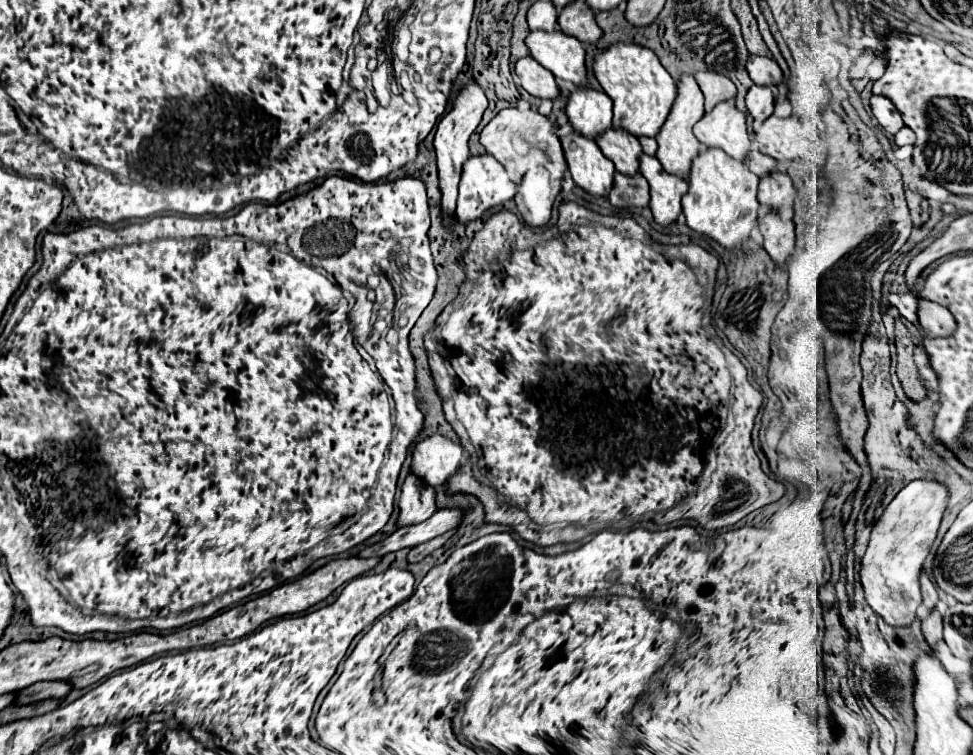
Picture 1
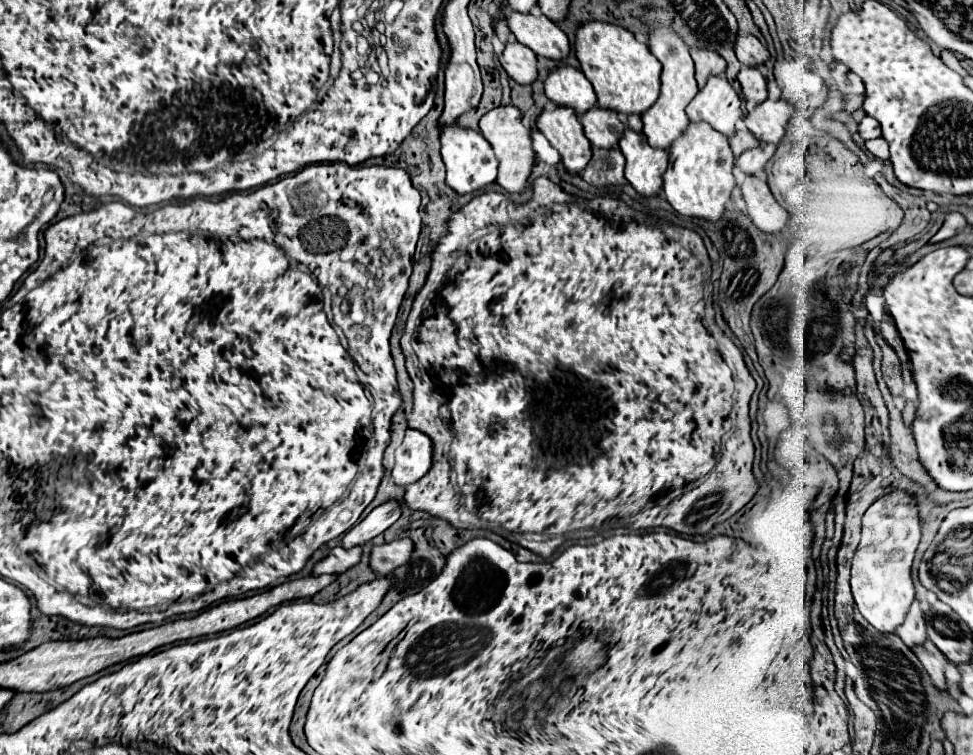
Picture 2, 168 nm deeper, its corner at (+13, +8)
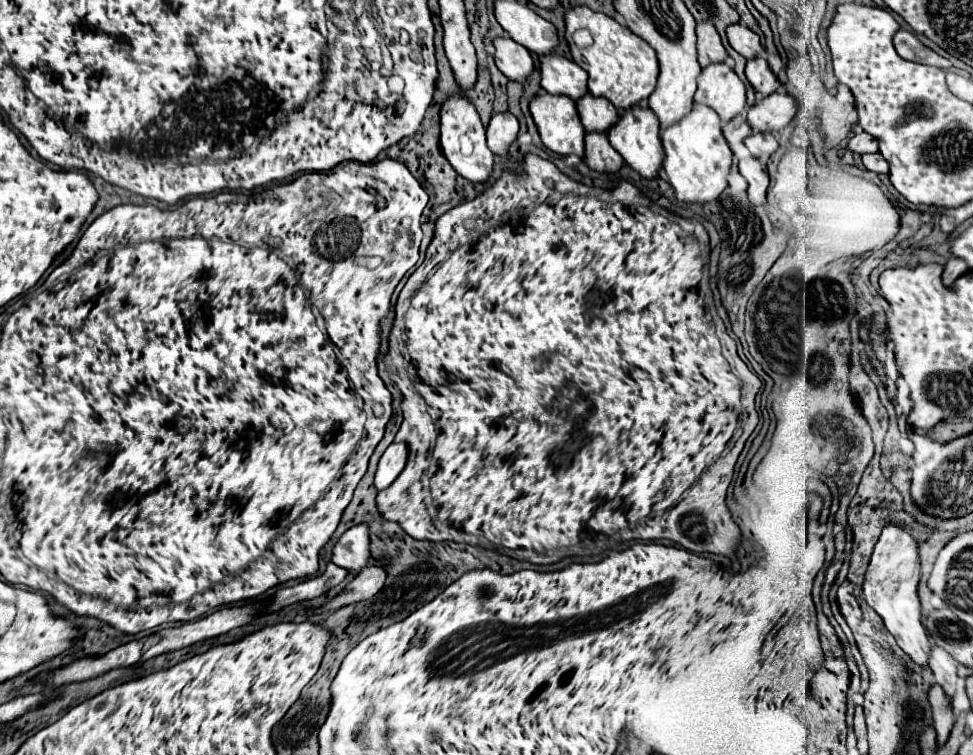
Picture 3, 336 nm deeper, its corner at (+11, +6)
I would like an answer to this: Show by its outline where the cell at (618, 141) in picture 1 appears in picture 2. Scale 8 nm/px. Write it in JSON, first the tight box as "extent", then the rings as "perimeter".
{"extent":[581,107,625,149],"perimeter":[[[593,107],[581,115],[581,125],[591,145],[599,149],[615,149],[625,133],[625,125],[619,121],[617,113],[601,107]]]}

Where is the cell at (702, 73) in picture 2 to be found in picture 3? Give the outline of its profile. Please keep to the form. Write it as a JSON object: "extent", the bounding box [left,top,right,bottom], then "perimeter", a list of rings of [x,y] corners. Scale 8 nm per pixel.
{"extent":[697,21,727,67],"perimeter":[[[711,21],[697,23],[697,49],[699,49],[699,65],[707,67],[709,63],[721,63],[727,57],[727,51],[721,43],[721,37]]]}

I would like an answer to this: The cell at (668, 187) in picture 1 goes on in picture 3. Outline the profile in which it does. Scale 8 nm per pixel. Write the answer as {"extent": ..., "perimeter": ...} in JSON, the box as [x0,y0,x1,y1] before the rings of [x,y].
{"extent":[607,105,663,179],"perimeter":[[[633,105],[625,113],[619,115],[619,121],[607,131],[607,137],[615,151],[625,159],[627,165],[631,165],[641,177],[651,179],[657,177],[659,167],[663,165],[663,149],[661,149],[661,137],[659,137],[659,119],[657,115],[647,107]]]}

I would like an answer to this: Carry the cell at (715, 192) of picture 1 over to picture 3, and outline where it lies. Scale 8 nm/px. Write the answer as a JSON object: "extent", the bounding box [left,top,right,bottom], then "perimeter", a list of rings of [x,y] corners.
{"extent":[661,103,731,203],"perimeter":[[[693,103],[693,109],[681,121],[663,127],[661,145],[665,151],[663,167],[679,201],[707,203],[717,199],[727,187],[727,175],[731,171],[731,149],[721,133],[721,119],[711,107]]]}

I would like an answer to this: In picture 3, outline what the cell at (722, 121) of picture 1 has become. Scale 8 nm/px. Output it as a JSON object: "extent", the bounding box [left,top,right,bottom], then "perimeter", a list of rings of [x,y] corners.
{"extent":[695,63,747,123],"perimeter":[[[711,63],[699,75],[695,101],[715,109],[721,117],[721,123],[727,123],[747,105],[745,85],[729,65]]]}

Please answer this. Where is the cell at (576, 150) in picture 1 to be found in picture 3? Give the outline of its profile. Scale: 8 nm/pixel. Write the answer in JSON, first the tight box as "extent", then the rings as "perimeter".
{"extent":[529,93,583,157],"perimeter":[[[539,93],[529,101],[531,117],[537,125],[541,141],[559,155],[583,157],[583,125],[579,121],[573,99]]]}

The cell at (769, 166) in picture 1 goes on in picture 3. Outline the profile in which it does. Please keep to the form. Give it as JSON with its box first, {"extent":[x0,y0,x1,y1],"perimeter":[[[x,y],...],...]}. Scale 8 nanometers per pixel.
{"extent":[723,115,753,143],"perimeter":[[[737,115],[733,117],[725,127],[723,127],[723,135],[729,143],[739,143],[743,141],[745,137],[749,137],[753,131],[751,131],[751,125],[747,123],[747,119],[743,115]]]}

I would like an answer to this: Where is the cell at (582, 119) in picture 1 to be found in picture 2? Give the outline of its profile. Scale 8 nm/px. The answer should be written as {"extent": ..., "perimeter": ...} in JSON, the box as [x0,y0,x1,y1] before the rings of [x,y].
{"extent":[545,65,597,115],"perimeter":[[[569,65],[559,67],[545,79],[547,97],[559,107],[571,107],[577,115],[583,115],[597,105],[597,95],[587,77]]]}

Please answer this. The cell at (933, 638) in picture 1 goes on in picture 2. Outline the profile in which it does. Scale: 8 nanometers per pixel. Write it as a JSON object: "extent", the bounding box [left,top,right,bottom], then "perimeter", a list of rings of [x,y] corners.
{"extent":[913,641,945,689],"perimeter":[[[925,641],[921,647],[915,645],[913,653],[919,657],[919,661],[927,667],[927,673],[931,675],[931,679],[935,681],[937,687],[945,689],[945,675],[943,675],[943,663],[945,663],[945,655],[931,643]]]}

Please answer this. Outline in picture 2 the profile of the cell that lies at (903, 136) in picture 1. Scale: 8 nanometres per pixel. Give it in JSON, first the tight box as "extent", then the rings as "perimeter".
{"extent":[865,137,889,159],"perimeter":[[[877,137],[877,139],[869,139],[867,143],[865,143],[865,149],[871,153],[871,155],[875,155],[875,157],[879,157],[879,159],[889,159],[889,143],[885,143],[887,139],[883,139],[883,137]]]}

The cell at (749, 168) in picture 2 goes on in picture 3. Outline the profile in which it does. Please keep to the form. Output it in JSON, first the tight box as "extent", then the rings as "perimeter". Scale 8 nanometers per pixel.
{"extent":[745,133,777,161],"perimeter":[[[753,133],[745,139],[745,145],[749,147],[753,157],[759,157],[761,161],[767,161],[777,149],[777,139],[775,139],[773,133]]]}

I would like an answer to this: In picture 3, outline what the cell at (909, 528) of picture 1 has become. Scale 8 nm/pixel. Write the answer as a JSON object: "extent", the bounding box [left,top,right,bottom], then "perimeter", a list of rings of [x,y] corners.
{"extent":[863,525,935,669],"perimeter":[[[887,525],[881,531],[881,537],[875,545],[863,591],[867,603],[881,615],[885,621],[887,631],[897,639],[899,647],[919,665],[929,669],[929,655],[931,655],[931,645],[935,643],[923,621],[921,621],[921,603],[917,597],[917,583],[919,583],[919,545],[917,541],[897,525]]]}

